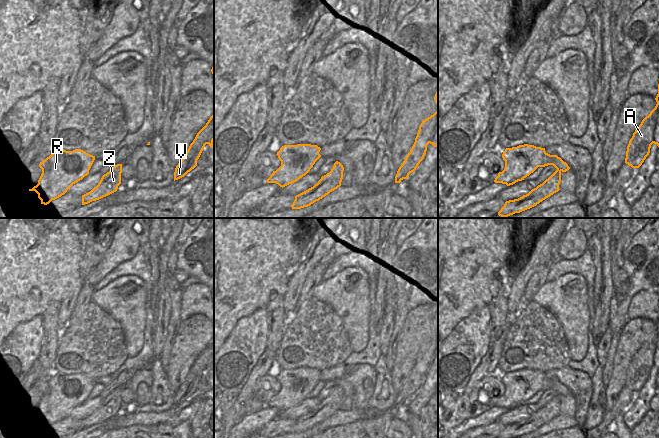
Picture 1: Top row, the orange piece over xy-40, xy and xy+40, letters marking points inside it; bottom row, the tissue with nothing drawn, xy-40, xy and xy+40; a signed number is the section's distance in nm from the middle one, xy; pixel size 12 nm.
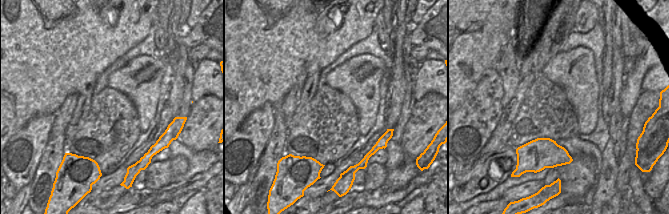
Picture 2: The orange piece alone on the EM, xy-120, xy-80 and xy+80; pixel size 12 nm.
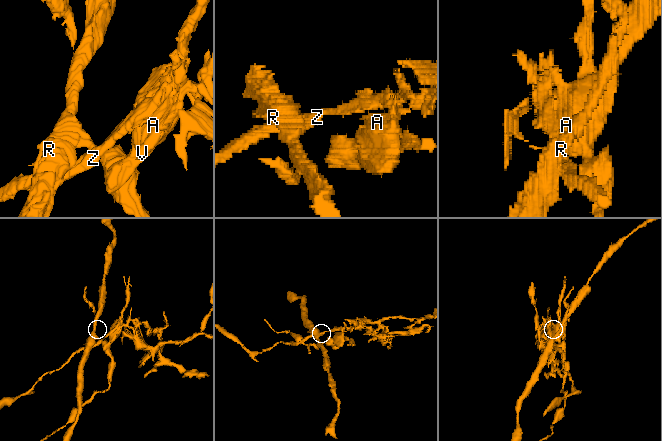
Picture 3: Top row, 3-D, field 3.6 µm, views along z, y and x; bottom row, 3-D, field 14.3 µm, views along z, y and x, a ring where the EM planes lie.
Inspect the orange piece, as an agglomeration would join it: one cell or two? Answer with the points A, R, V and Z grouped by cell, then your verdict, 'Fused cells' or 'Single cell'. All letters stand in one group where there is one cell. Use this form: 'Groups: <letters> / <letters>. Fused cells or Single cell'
Groups: A V Z / R. Fused cells.

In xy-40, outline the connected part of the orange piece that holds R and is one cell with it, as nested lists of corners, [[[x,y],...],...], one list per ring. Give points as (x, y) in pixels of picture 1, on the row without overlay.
[[[58,372],[40,386],[42,398],[38,408],[29,415],[35,415],[41,428],[47,429],[87,400],[94,384],[95,380],[81,373],[66,375]]]

